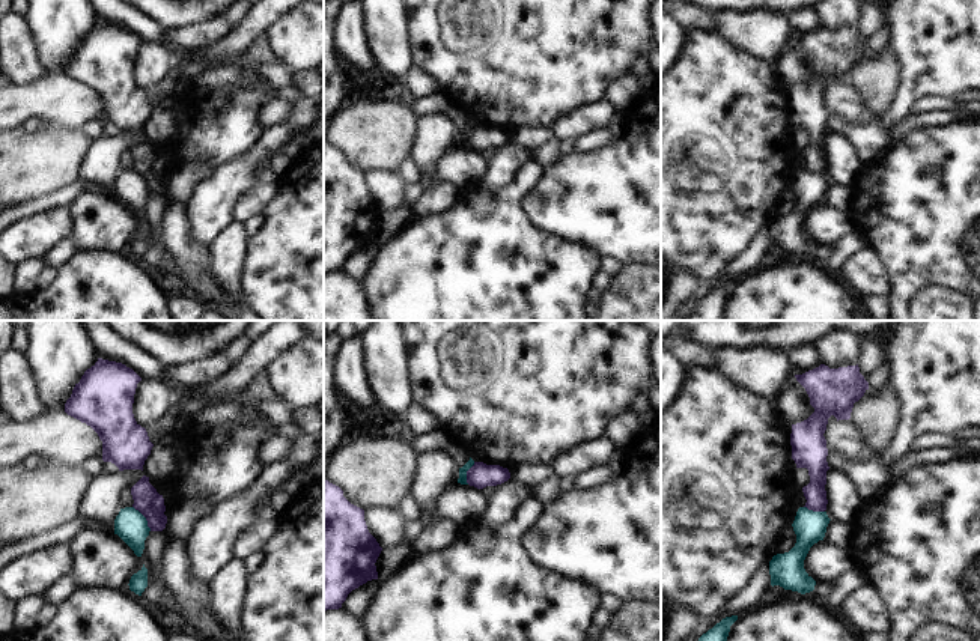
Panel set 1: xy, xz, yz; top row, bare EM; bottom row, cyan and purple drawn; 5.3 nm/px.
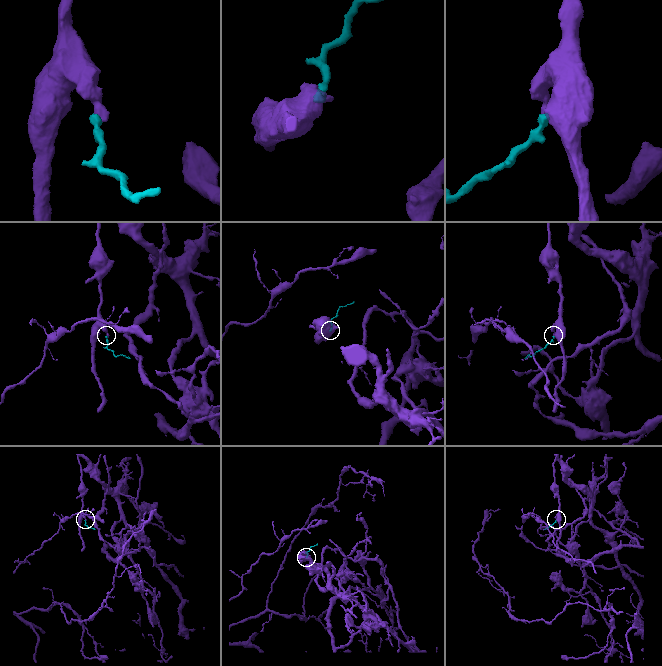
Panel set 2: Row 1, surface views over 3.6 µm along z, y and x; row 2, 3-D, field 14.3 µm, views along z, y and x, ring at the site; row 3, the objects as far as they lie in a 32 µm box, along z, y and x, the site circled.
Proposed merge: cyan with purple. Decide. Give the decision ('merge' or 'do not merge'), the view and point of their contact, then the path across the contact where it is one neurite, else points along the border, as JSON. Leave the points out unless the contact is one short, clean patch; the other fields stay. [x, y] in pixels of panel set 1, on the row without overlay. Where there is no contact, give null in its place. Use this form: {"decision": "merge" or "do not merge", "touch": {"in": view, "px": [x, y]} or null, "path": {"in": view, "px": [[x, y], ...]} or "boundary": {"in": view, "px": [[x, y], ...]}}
{"decision": "do not merge", "touch": {"in": "xy", "px": [145, 181]}, "boundary": {"in": "xy", "px": [[133, 169], [145, 181], [151, 193]]}}

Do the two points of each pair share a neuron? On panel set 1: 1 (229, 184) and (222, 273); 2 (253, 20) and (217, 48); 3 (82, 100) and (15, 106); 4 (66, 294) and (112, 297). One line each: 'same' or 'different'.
1: different
2: same
3: same
4: same

